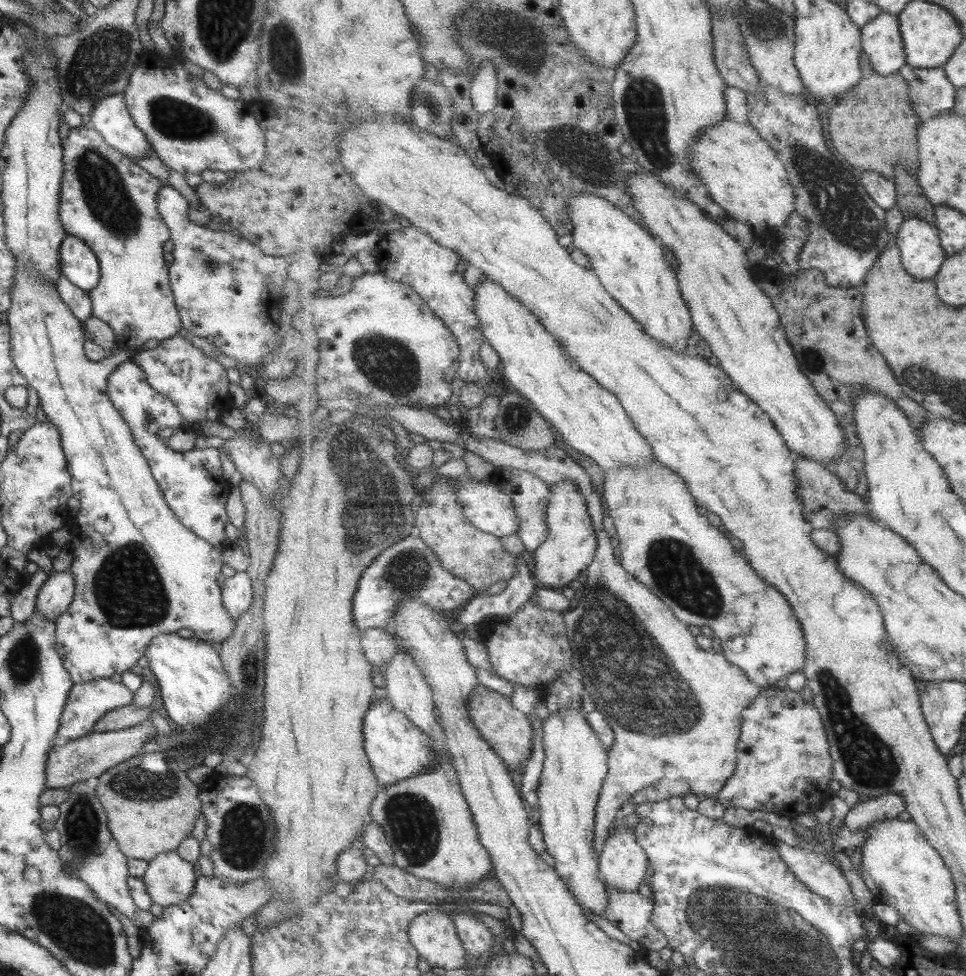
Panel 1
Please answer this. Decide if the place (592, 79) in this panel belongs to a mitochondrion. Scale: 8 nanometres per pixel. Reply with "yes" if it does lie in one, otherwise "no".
no

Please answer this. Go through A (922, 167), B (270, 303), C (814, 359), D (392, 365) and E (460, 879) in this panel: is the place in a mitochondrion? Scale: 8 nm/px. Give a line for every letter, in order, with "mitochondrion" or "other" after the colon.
A: other
B: other
C: mitochondrion
D: mitochondrion
E: other

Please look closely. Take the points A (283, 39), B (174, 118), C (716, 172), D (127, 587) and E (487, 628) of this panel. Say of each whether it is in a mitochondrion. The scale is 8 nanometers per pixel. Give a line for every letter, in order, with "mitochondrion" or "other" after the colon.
A: mitochondrion
B: mitochondrion
C: other
D: mitochondrion
E: other

